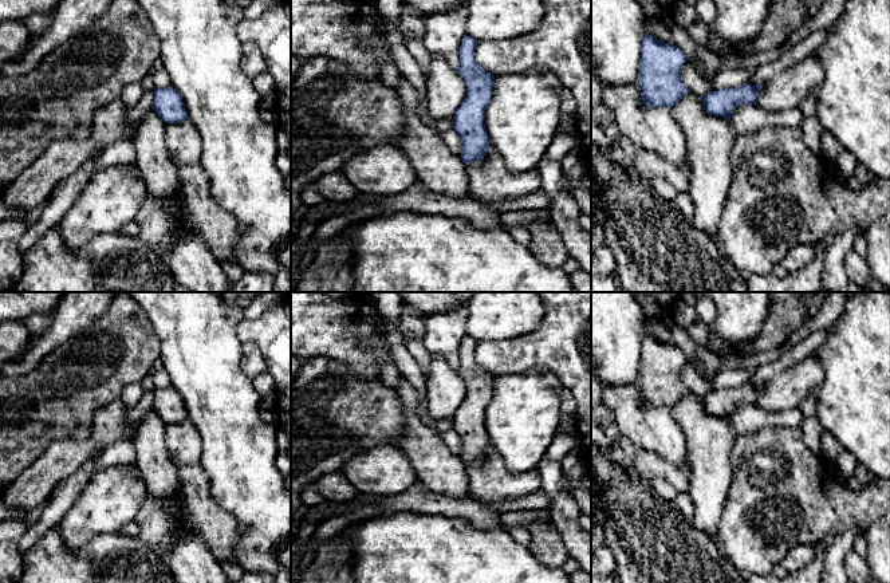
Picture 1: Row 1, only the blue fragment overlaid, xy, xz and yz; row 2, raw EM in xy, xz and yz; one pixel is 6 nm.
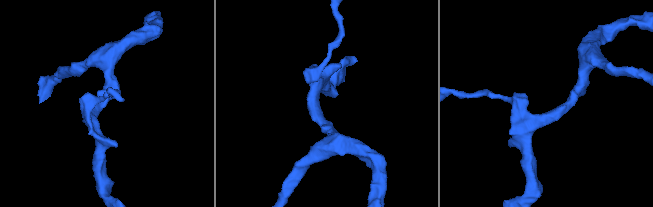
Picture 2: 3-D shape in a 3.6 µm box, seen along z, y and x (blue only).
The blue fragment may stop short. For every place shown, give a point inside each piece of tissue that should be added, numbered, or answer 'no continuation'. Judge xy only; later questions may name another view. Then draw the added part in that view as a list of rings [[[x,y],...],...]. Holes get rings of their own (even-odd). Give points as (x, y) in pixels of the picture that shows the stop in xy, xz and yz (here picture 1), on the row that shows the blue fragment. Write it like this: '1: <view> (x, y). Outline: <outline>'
no continuation

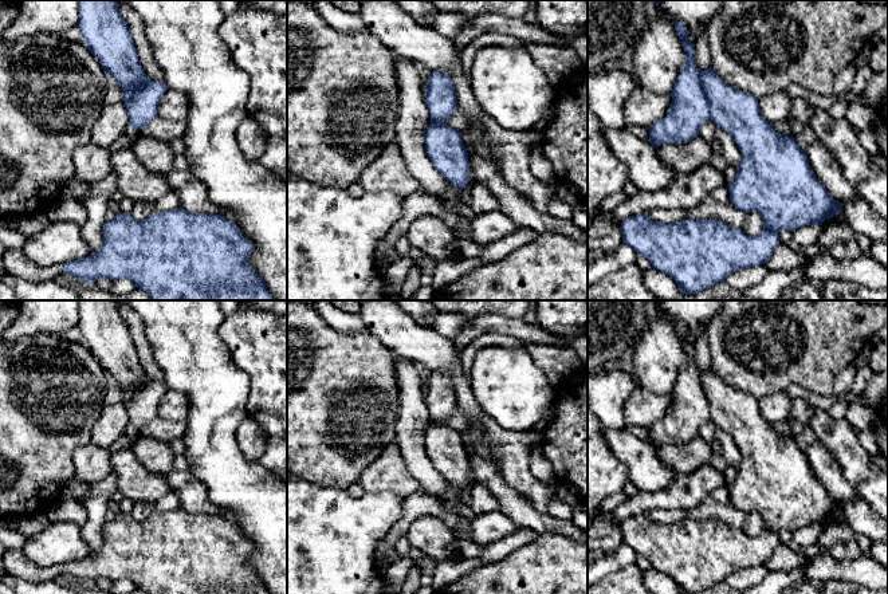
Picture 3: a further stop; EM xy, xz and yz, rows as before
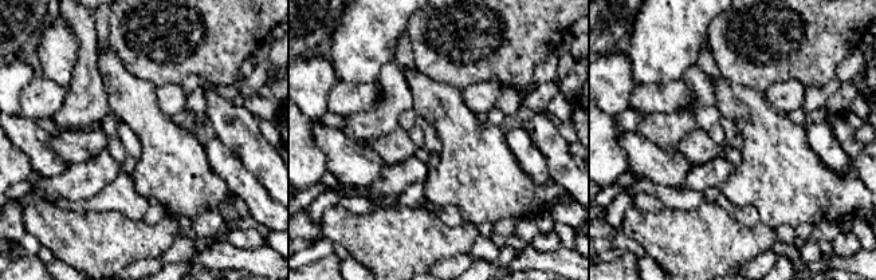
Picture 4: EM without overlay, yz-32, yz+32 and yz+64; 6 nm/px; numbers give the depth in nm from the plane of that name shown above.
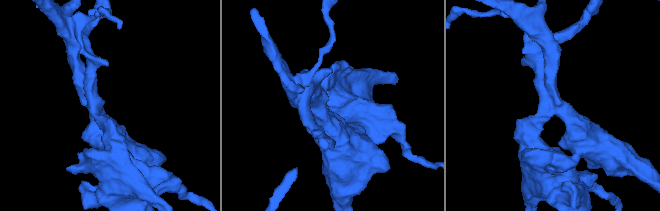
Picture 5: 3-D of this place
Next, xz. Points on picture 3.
no continuation

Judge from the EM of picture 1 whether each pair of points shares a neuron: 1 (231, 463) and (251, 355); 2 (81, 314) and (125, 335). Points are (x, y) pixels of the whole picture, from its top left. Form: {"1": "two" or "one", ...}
{"1": "two", "2": "two"}

